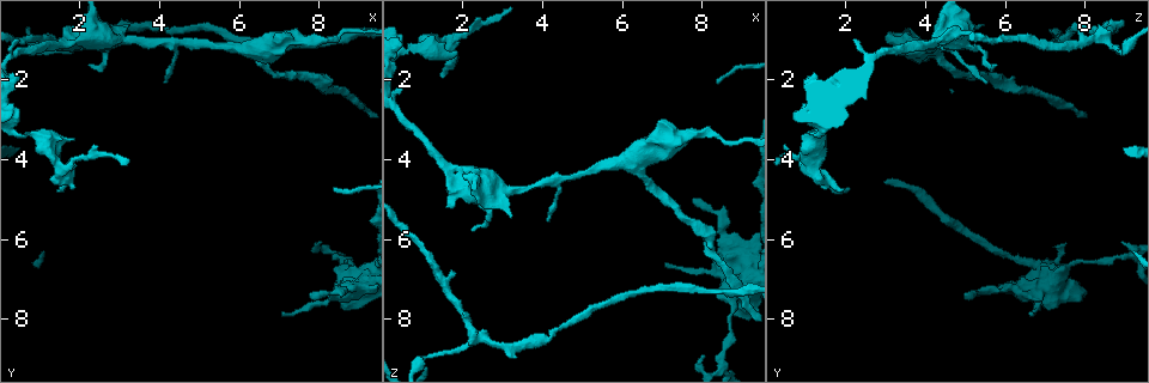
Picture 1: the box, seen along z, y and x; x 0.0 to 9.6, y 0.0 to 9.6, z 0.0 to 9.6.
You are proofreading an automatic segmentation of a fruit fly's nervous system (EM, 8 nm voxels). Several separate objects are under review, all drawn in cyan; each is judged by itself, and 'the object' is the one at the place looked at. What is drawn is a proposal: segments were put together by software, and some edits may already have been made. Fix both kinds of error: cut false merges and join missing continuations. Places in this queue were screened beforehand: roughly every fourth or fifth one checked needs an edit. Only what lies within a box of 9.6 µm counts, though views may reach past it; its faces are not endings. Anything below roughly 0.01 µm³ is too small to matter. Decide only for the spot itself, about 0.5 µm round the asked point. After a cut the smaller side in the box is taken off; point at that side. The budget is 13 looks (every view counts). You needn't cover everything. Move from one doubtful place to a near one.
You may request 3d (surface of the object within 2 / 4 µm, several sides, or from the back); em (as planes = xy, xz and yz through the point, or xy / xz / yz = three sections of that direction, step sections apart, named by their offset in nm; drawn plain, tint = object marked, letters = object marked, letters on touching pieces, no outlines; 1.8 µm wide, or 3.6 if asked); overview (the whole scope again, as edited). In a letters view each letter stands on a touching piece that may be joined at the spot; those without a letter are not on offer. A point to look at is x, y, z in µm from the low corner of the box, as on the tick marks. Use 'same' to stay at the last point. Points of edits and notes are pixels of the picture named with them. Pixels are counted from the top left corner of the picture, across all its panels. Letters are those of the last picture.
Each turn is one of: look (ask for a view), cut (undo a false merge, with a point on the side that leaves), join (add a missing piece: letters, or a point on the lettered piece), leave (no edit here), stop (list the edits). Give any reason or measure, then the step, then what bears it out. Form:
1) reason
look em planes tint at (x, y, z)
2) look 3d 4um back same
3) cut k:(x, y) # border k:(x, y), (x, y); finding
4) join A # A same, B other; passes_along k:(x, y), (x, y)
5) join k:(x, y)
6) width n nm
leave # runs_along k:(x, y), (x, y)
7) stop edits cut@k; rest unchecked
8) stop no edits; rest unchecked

arms part here
look em planes tint at (6.95, 1.10, 3.55)

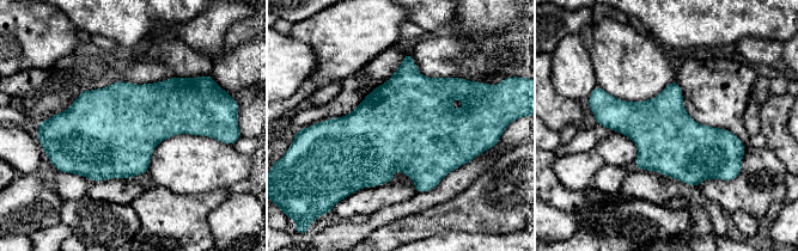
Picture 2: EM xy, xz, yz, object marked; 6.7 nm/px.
see the neighbours
look em planes letters same

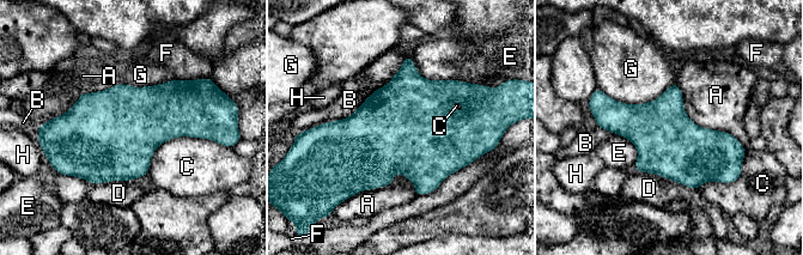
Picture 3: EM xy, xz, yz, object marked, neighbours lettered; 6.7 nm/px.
width 440 nm
leave # A other, B other, C other, D other, E other, F other, G other, H other; border 3:(675, 83), (693, 121), (746, 151); one neuron here

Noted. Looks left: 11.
branch stops here
look 3d 2um at (8.05, 6.10, 8.85)

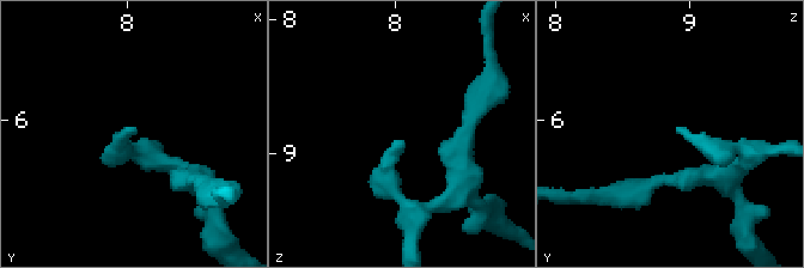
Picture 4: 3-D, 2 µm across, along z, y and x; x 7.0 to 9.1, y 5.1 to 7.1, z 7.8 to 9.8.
shape alone is not enough
look em yz step 8 tint at (8.06, 6.08, 8.92)

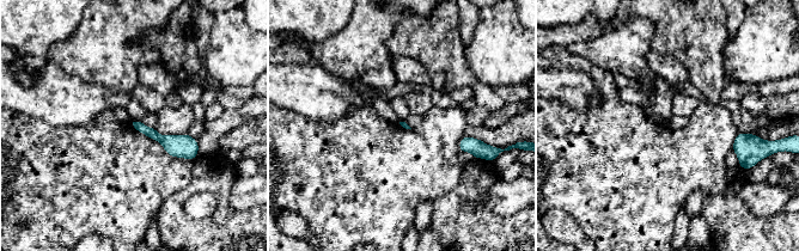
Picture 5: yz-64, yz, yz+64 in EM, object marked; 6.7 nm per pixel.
look em xy step 16 letters same

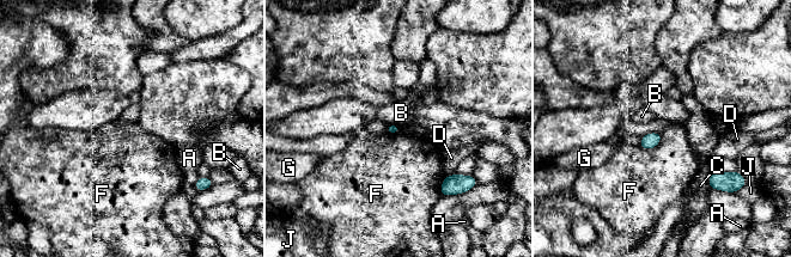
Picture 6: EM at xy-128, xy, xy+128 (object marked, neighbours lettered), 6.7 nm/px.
leave # A other, B other, C other, D other, F other, G other, J other; border 6:(662, 134), (653, 147), (639, 146); none of them fits

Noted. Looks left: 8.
end of a long branch
look em planes letters at (7.85, 7.35, 5.00)

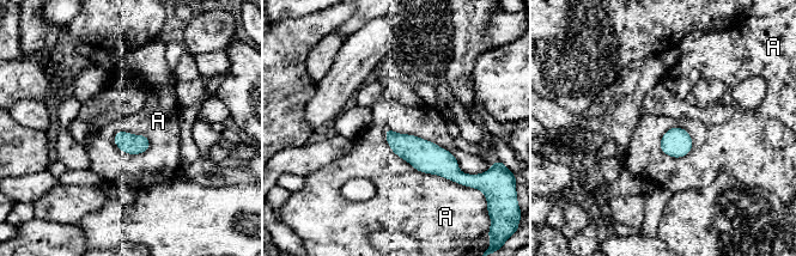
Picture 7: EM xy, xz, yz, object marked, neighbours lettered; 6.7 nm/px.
width 140 nm
leave # A other; border 7:(384, 129), (433, 141), (468, 174); none of them fits

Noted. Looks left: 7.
sudden change in width
look em planes tint at (8.90, 7.00, 7.20)

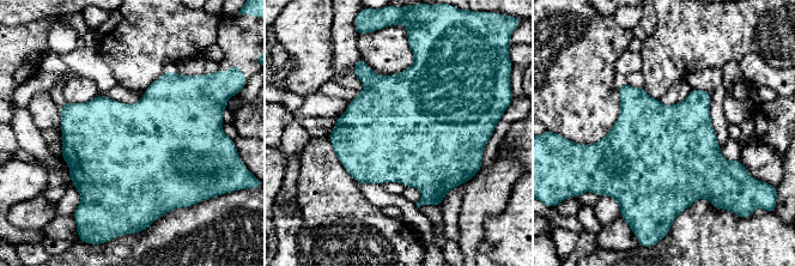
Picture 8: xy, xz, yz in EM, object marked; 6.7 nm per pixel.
look em planes letters same

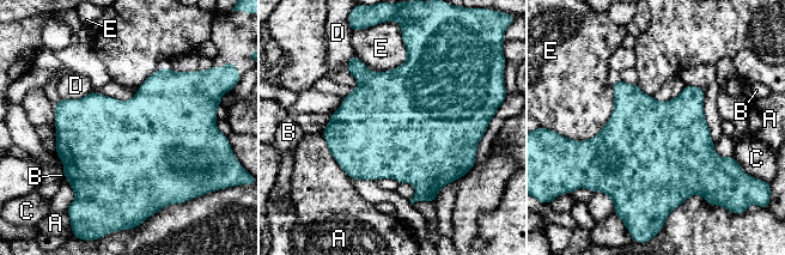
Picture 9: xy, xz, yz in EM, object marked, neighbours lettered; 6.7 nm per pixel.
leave # A other, B other, C other, D other, E other; continuous, no second neuron

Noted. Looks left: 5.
thin end
look em planes letters at (1.85, 3.50, 1.30)

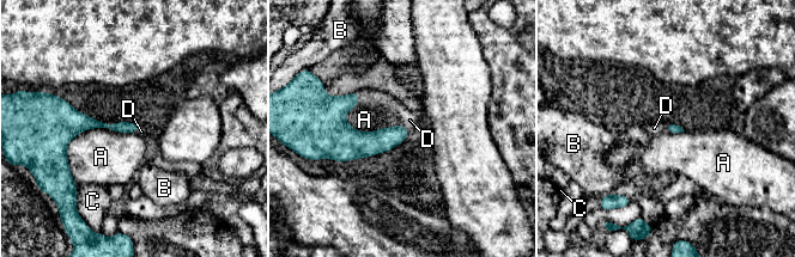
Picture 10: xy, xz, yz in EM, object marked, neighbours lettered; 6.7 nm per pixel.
join D # A other, B other, C other, D same; it goes on there

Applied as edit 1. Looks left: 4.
stop edits join@10; rest unchecked

